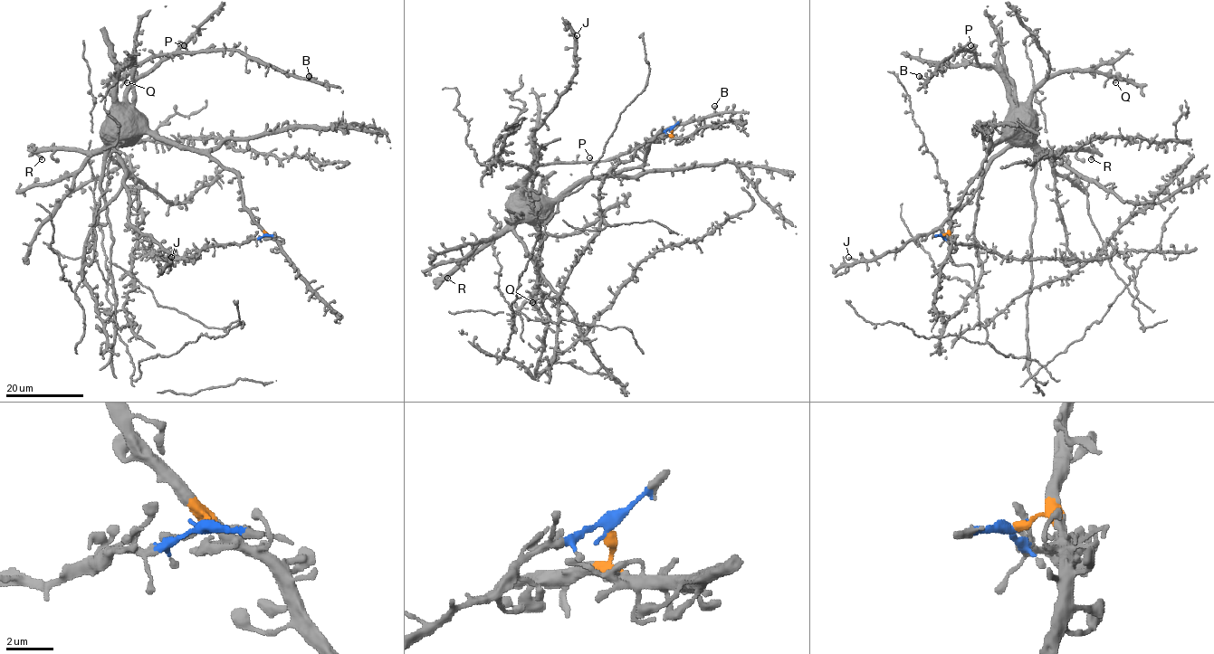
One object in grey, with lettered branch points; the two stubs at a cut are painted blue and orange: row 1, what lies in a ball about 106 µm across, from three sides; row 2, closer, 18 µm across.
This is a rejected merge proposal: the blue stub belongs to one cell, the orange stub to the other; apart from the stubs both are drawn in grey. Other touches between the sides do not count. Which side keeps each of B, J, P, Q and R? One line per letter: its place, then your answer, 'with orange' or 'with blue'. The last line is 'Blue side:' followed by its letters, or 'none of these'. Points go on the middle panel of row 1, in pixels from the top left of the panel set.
B: at (714, 106); with orange
J: at (577, 35); with orange
P: at (589, 157); with orange
Q: at (532, 302); with orange
R: at (447, 278); with orange
Blue side: none of these

